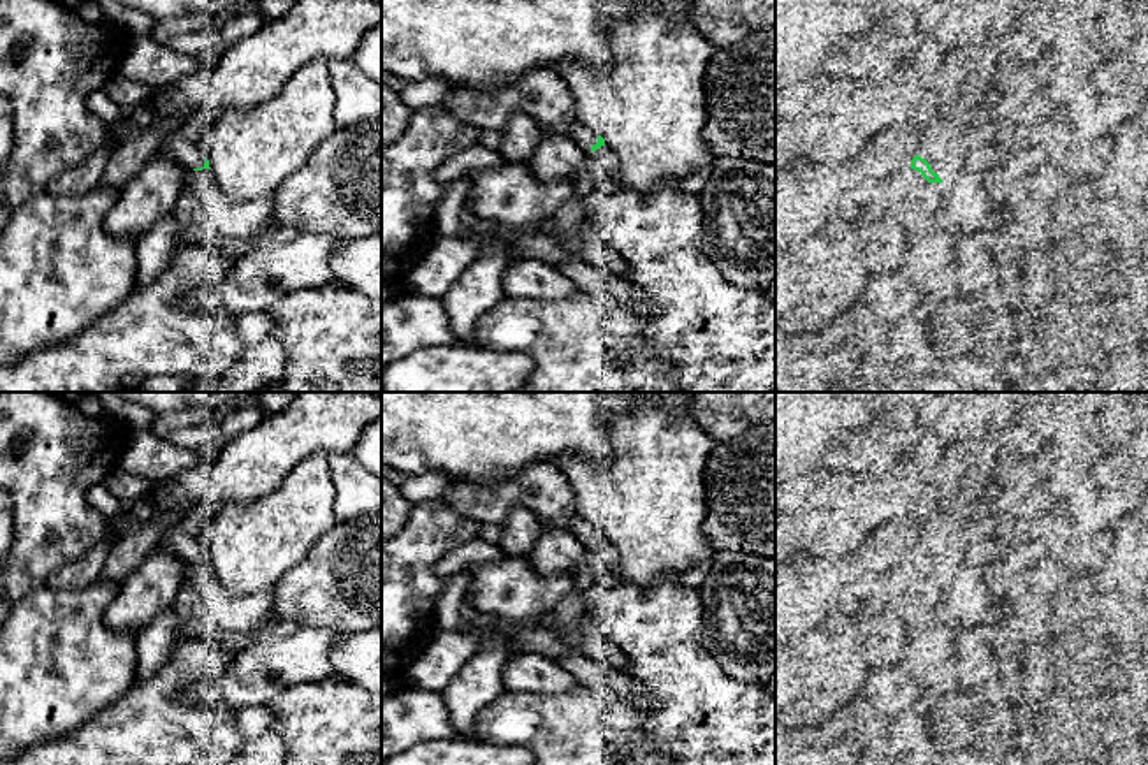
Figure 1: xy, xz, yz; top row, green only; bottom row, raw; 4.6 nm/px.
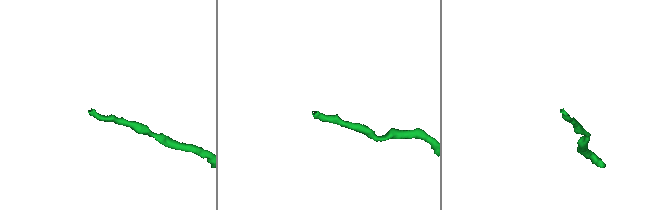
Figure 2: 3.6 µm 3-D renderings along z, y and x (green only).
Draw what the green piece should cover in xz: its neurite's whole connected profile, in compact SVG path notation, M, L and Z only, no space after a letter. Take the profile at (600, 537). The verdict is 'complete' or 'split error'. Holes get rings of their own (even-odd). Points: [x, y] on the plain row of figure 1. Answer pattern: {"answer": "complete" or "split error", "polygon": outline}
{"answer": "split error", "polygon": "M582 514L570 519L564 528L573 533L584 547L596 545L605 540L605 533Z"}

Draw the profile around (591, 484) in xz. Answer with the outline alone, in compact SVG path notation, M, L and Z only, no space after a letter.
M629 392L629 408L605 417L601 464L561 455L550 464L570 480L578 512L596 524L619 550L615 575L643 589L665 577L682 577L716 554L703 533L707 459L716 447L689 415L684 392Z

